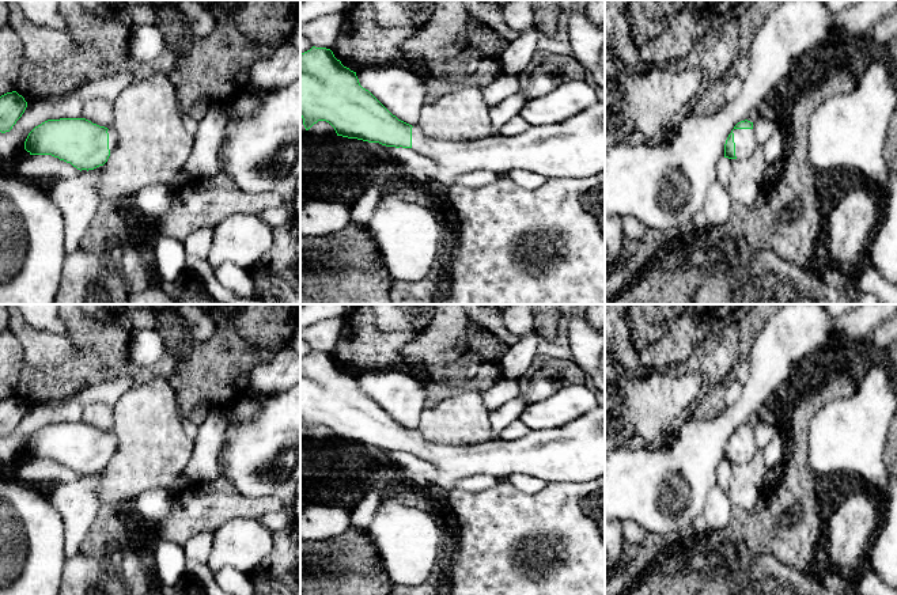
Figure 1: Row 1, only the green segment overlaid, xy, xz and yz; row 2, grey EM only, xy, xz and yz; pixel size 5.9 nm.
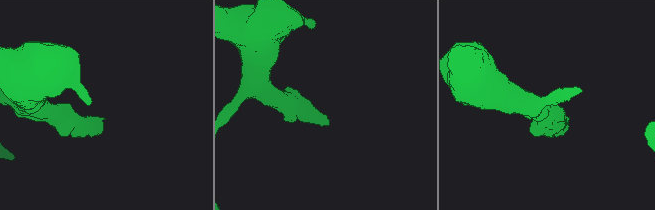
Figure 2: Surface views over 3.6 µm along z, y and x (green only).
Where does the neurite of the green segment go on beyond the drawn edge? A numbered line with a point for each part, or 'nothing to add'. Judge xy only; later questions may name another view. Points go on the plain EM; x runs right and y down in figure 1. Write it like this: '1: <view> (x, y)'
1: xy (113, 444)

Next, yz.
1: yz (745, 444)

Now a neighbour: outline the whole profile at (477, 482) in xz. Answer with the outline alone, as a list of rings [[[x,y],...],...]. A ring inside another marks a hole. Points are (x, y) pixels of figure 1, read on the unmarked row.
[[[474,474],[465,478],[461,478],[455,482],[455,489],[466,492],[481,492],[495,486],[499,482],[499,478],[491,474]]]

